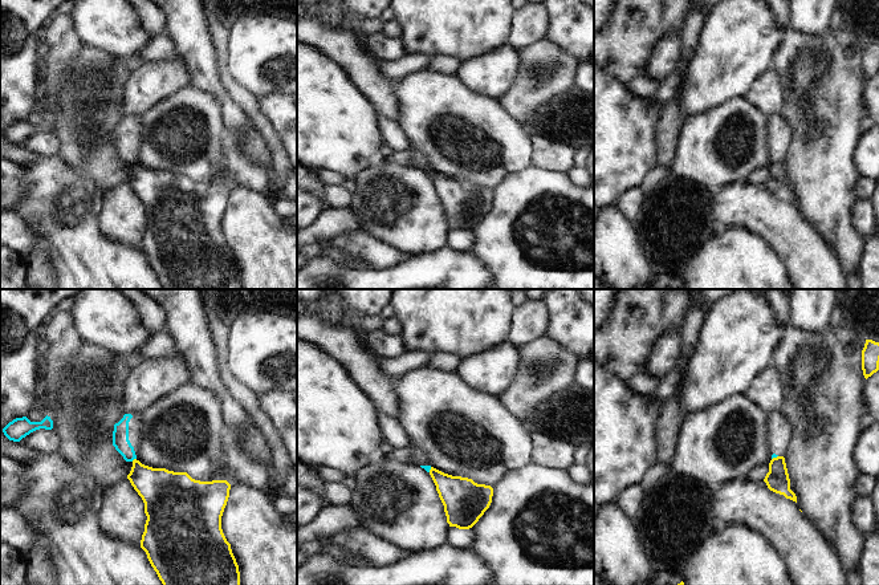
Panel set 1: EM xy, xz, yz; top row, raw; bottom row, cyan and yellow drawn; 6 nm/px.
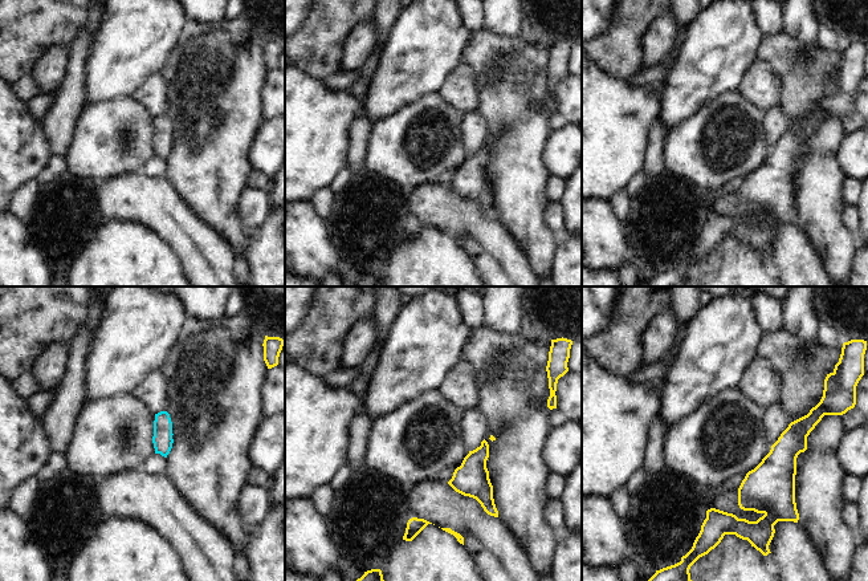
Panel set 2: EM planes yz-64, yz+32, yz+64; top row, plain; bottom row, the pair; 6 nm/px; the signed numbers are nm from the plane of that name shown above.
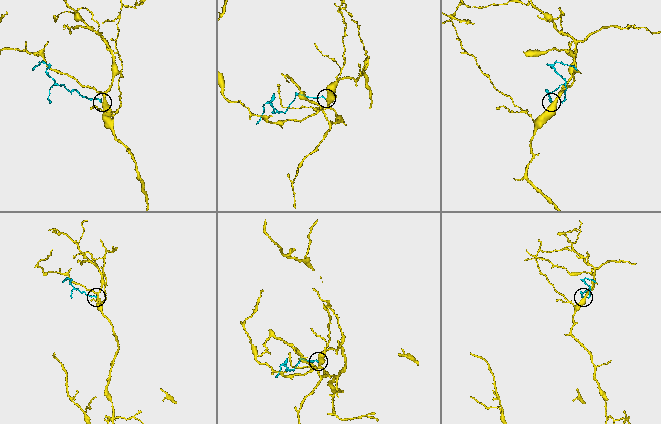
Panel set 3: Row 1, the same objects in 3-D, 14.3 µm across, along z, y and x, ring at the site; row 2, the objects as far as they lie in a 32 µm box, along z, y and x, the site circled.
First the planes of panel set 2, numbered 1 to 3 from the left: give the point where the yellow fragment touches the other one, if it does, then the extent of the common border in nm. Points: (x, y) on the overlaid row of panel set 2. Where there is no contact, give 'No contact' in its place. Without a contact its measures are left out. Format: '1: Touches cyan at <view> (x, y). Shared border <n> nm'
1: No contact
2: No contact
3: No contact.

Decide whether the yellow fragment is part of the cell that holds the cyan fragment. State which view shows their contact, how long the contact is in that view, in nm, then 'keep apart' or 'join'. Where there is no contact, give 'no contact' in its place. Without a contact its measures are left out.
xy | 40 nm | keep apart

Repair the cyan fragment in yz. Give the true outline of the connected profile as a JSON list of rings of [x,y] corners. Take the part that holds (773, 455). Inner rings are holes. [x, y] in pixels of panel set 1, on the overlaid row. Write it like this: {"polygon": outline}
{"polygon": [[[777,411],[774,414],[770,414],[768,428],[769,443],[774,452],[772,455],[772,459],[784,456],[791,439],[791,424],[788,422],[786,417],[781,411]]]}

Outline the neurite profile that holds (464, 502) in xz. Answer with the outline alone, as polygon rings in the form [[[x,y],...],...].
[[[434,467],[430,475],[444,505],[447,523],[459,529],[472,528],[489,508],[493,488],[472,479],[452,476]]]

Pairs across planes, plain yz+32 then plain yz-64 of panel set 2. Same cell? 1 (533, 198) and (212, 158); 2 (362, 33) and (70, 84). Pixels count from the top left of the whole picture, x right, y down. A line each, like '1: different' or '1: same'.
1: same
2: different

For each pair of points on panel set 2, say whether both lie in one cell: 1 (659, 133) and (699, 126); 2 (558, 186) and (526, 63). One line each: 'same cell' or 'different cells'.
1: different cells
2: different cells

